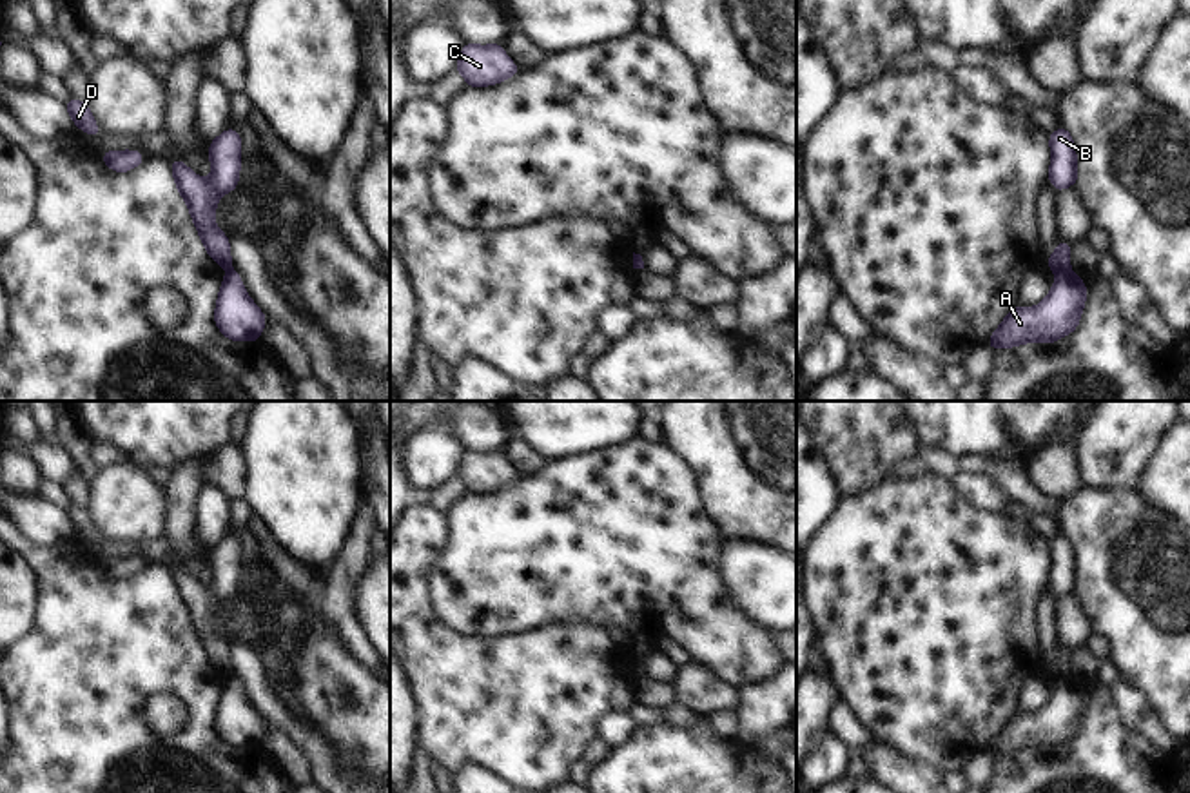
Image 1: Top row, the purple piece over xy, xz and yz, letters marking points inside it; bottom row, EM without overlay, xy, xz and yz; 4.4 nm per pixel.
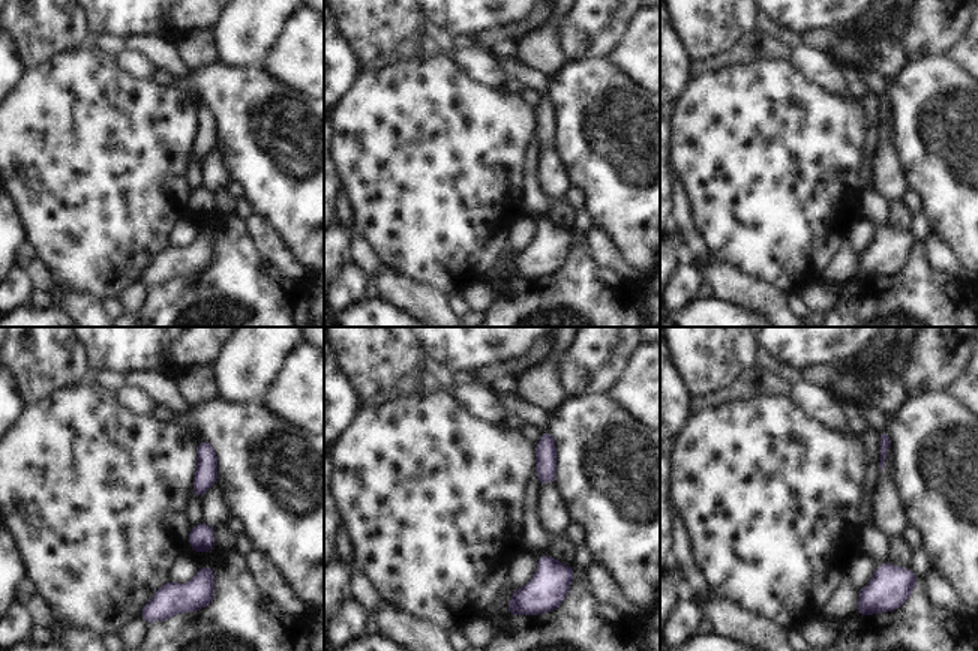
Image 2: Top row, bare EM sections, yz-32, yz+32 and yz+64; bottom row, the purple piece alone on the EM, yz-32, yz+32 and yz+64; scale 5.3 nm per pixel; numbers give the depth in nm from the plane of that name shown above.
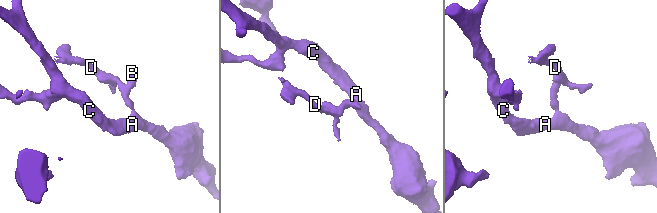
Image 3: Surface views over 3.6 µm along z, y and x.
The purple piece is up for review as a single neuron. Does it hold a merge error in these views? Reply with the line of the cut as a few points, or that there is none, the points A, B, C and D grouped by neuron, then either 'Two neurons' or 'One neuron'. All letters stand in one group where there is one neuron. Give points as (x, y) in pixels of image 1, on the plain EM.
Split along yz (1056, 675), (1069, 677). Groups: A C / B D. Two neurons.

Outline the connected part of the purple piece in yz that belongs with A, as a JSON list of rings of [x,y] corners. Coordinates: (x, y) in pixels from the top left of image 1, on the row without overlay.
[[[1056,677],[1049,702],[1034,715],[1012,715],[987,751],[1000,757],[1021,749],[1054,749],[1078,735],[1085,706],[1085,688],[1070,677]]]

